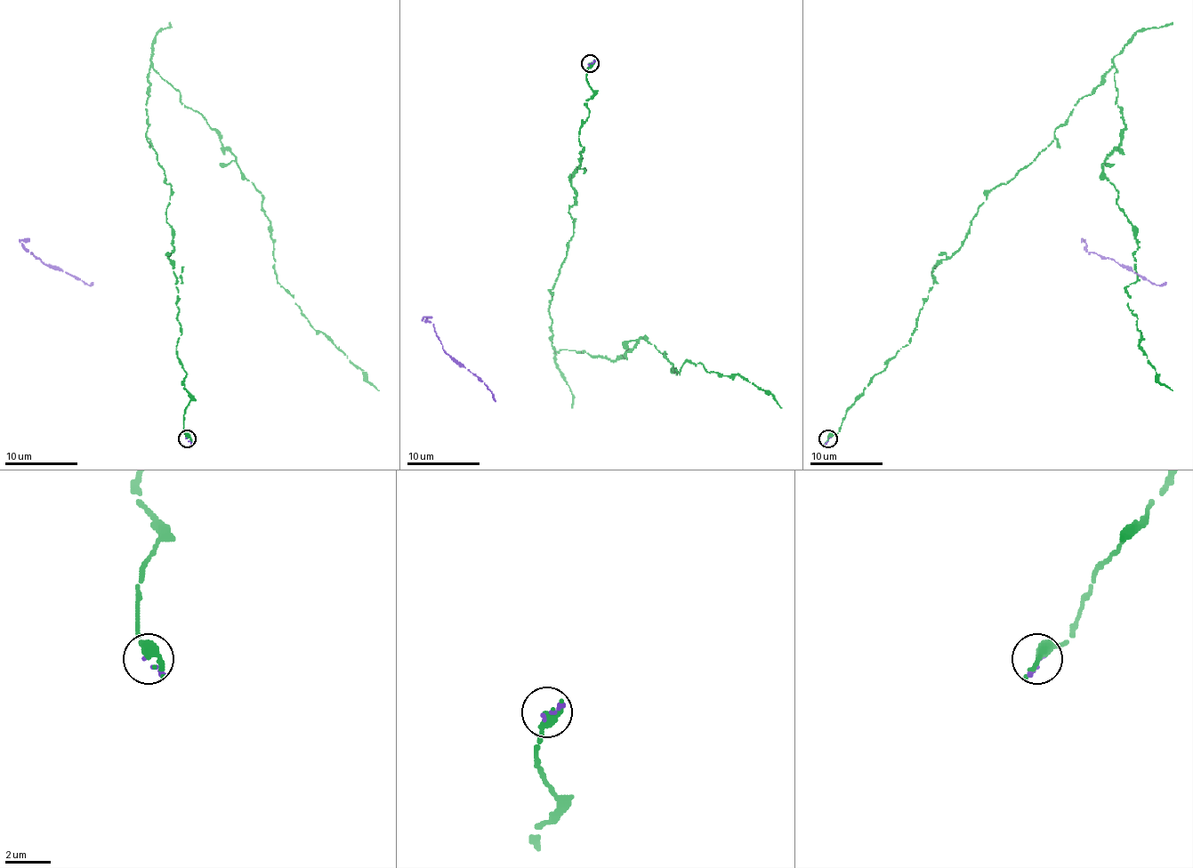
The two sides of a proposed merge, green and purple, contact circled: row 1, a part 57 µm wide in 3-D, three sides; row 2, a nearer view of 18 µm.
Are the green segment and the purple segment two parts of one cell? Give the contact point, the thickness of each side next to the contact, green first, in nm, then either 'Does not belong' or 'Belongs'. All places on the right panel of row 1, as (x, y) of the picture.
Place: (828, 438). Thickness 320 nm (green) against 140 nm. Belongs

